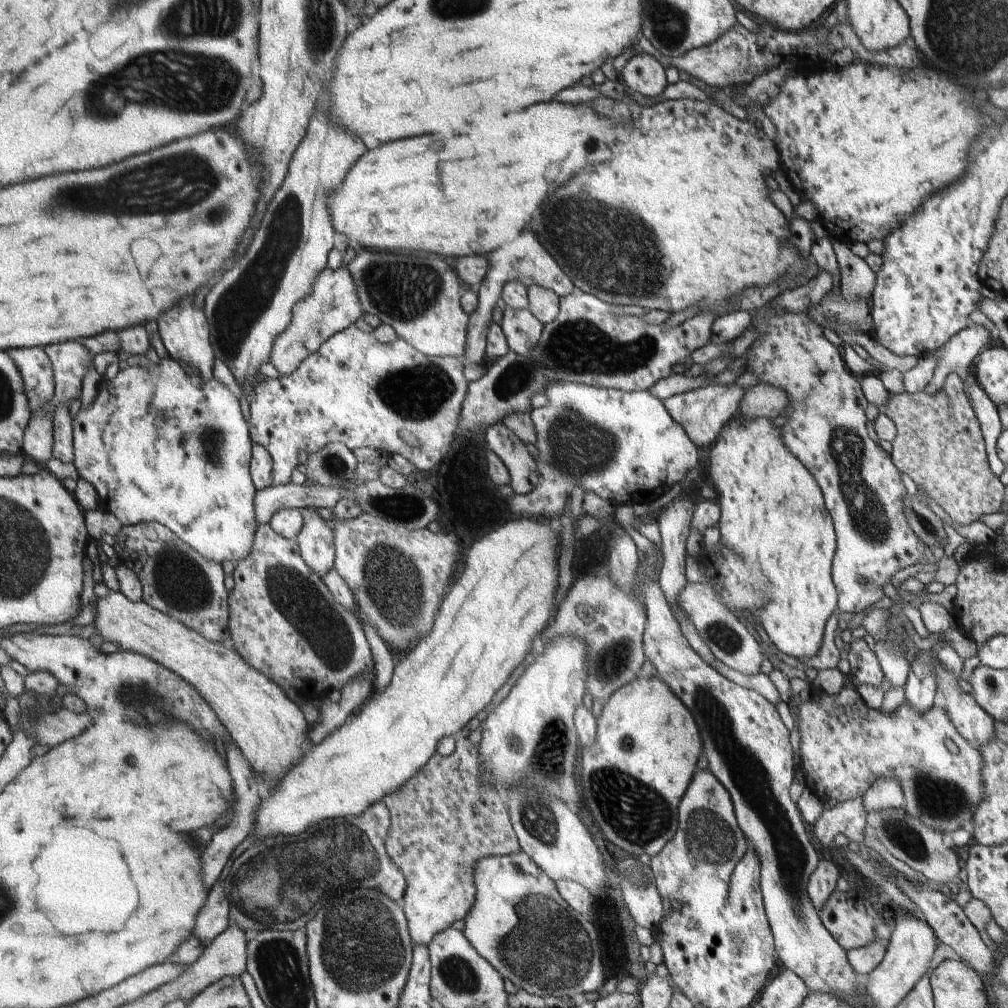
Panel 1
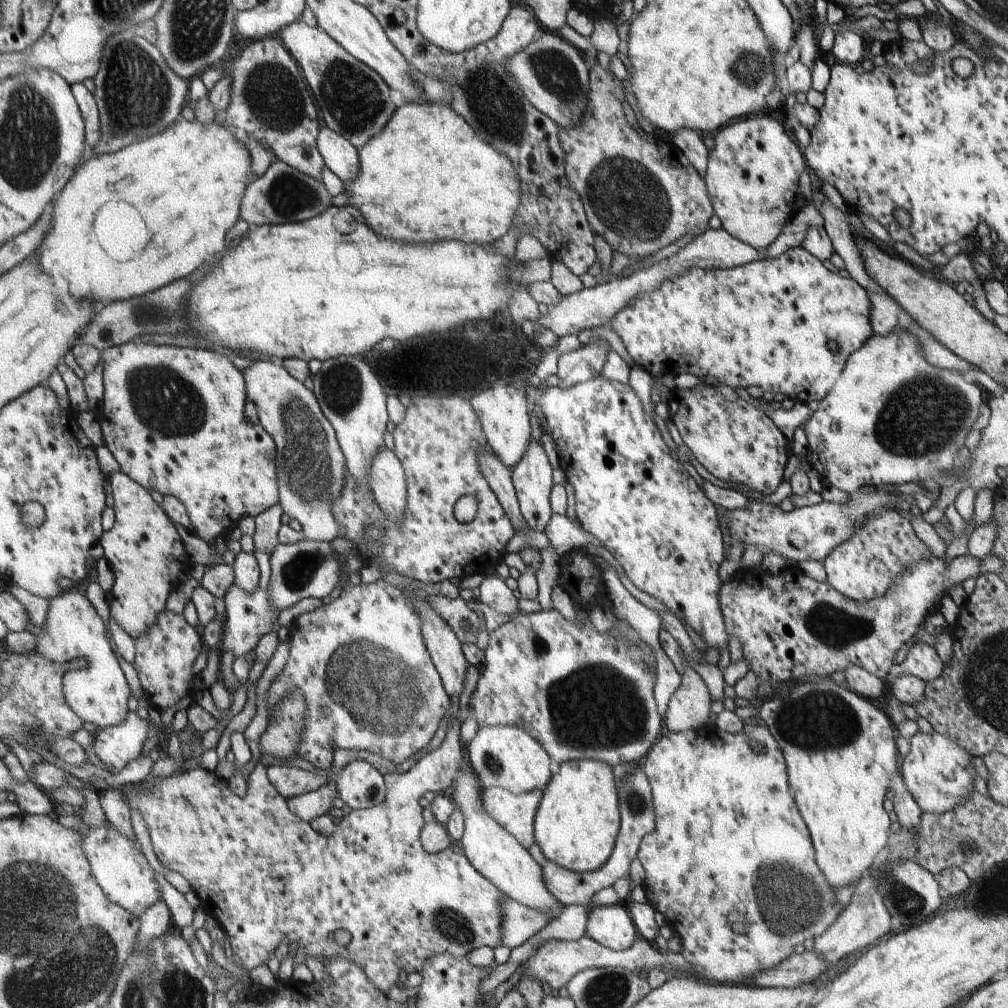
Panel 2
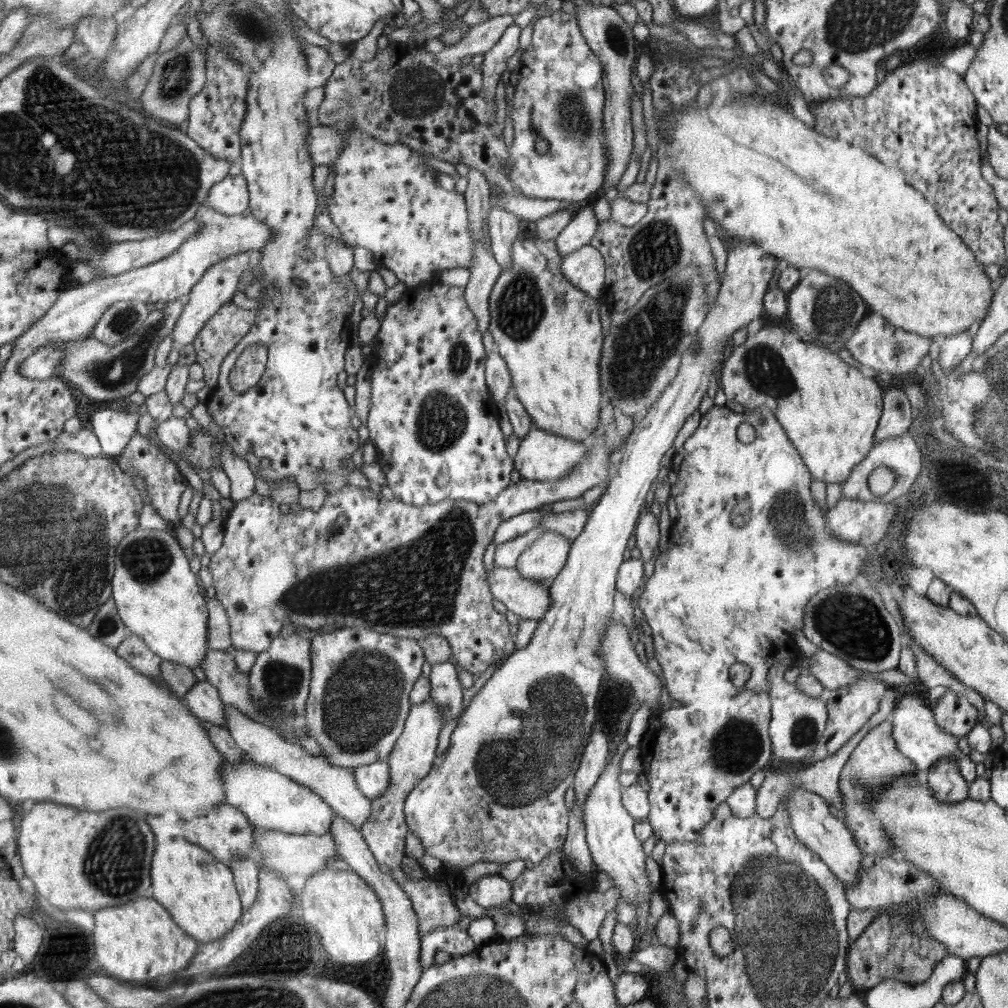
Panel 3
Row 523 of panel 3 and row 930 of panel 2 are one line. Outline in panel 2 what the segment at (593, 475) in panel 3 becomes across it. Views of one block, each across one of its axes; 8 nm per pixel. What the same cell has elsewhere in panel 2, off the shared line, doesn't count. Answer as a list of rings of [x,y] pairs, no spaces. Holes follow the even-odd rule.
[[[464,700],[457,702],[454,716],[448,724],[446,737],[441,746],[426,753],[404,774],[388,773],[386,775],[388,785],[387,800],[384,800],[384,803],[378,804],[378,806],[372,806],[372,808],[354,809],[345,818],[341,818],[340,823],[337,824],[335,834],[332,834],[332,836],[324,836],[323,833],[316,832],[311,827],[311,824],[300,820],[300,817],[291,811],[287,800],[275,788],[275,785],[268,780],[267,767],[260,760],[256,763],[254,770],[247,779],[248,789],[244,798],[241,798],[238,794],[234,794],[228,786],[224,786],[224,780],[222,778],[216,778],[216,774],[212,771],[210,771],[210,780],[208,780],[208,770],[202,770],[201,767],[185,771],[182,770],[182,774],[178,774],[178,776],[170,775],[166,778],[158,778],[154,782],[148,782],[150,784],[150,790],[148,788],[142,788],[142,786],[134,786],[134,790],[126,790],[126,785],[120,786],[118,790],[122,792],[124,802],[128,804],[129,808],[132,808],[134,812],[138,812],[142,816],[142,820],[144,820],[144,824],[146,824],[146,828],[148,828],[148,832],[150,833],[154,852],[163,866],[169,870],[178,872],[178,874],[181,874],[188,880],[191,888],[201,900],[200,907],[204,912],[214,917],[220,926],[222,926],[227,935],[228,951],[240,958],[242,967],[245,970],[254,970],[254,966],[266,964],[274,955],[277,943],[294,943],[306,950],[306,956],[318,958],[322,964],[326,964],[330,958],[336,958],[338,956],[346,958],[346,960],[353,962],[358,968],[363,969],[364,974],[368,976],[368,980],[370,980],[372,986],[376,986],[380,992],[386,994],[392,986],[400,984],[401,970],[404,970],[406,974],[420,972],[432,956],[448,954],[448,956],[454,956],[454,958],[460,960],[462,956],[468,955],[469,952],[476,950],[476,948],[482,948],[482,946],[494,948],[500,944],[500,924],[503,924],[500,902],[504,898],[507,898],[507,896],[502,894],[492,882],[488,882],[475,869],[475,865],[467,859],[467,855],[464,852],[454,852],[454,842],[442,852],[429,854],[423,846],[420,846],[418,834],[414,836],[414,824],[424,824],[424,818],[418,820],[418,816],[422,814],[422,808],[420,808],[418,800],[422,798],[424,790],[432,790],[432,795],[436,793],[448,793],[452,784],[454,784],[454,780],[456,780],[456,774],[460,772],[460,764],[464,760],[461,753],[462,746],[460,746],[462,724],[460,714],[462,712],[460,712],[459,707],[462,704],[464,704]]]

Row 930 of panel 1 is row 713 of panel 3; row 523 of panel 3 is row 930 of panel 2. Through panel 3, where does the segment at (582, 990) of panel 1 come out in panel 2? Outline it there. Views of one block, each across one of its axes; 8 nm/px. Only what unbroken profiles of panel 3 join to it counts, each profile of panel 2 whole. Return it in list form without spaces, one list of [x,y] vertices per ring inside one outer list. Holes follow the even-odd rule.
[[[622,902],[612,906],[593,906],[587,920],[587,936],[615,951],[632,947],[638,939],[638,931]]]

